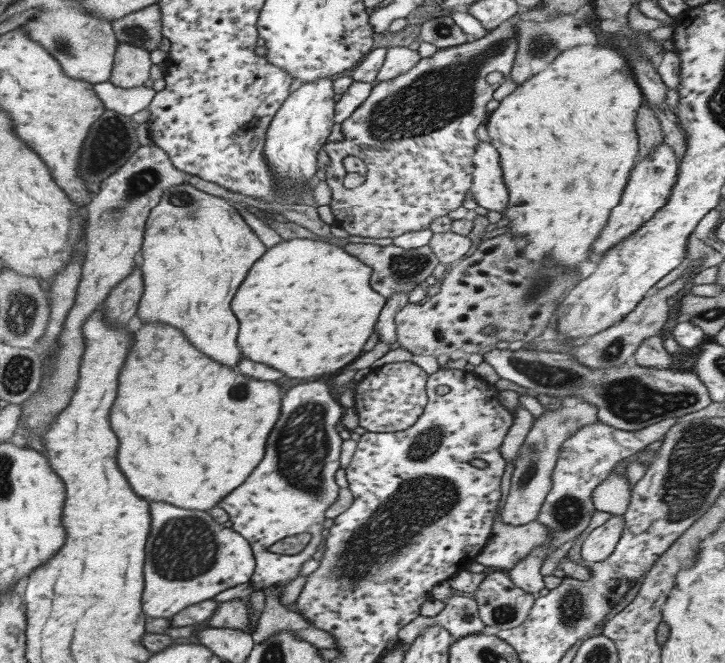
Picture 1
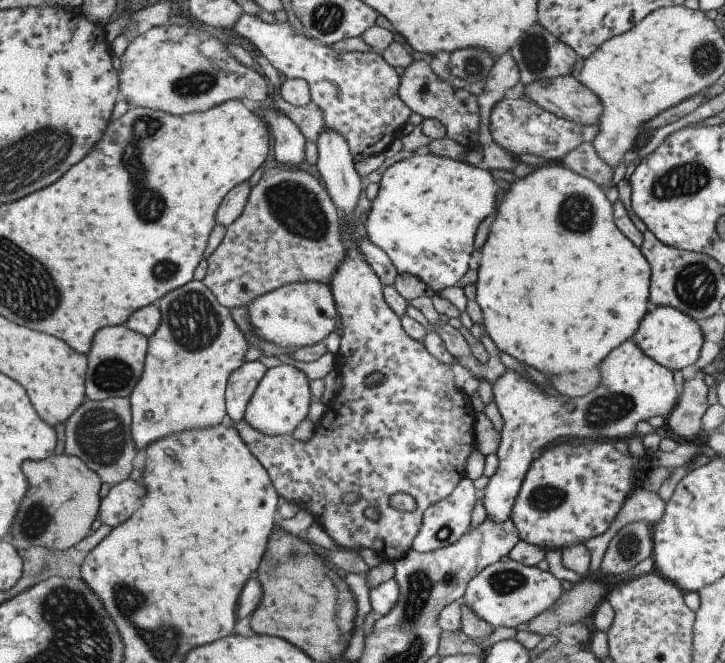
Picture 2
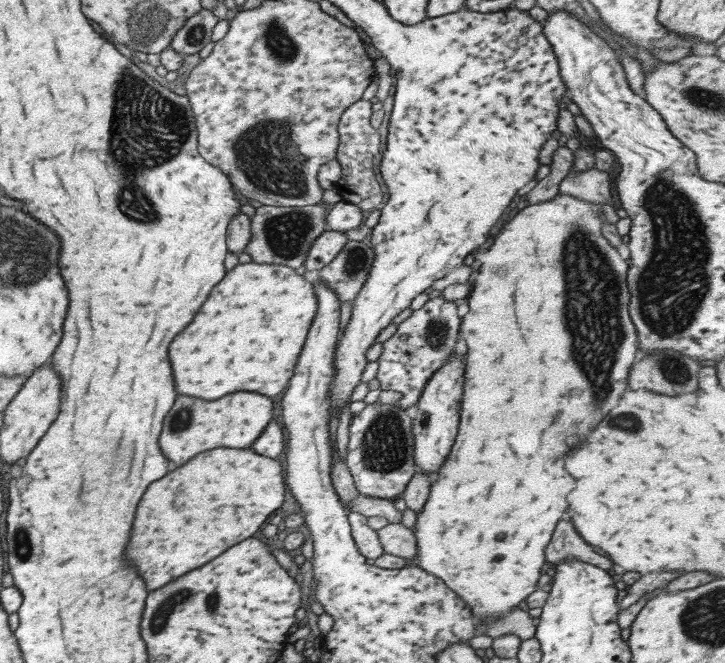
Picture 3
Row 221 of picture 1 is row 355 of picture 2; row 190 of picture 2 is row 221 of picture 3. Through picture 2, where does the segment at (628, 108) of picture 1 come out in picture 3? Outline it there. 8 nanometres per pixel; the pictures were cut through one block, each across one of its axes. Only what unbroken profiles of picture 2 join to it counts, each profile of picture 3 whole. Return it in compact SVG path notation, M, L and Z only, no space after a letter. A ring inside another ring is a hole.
M557 193L555 198L539 204L531 204L519 210L511 220L505 222L493 243L485 252L479 254L481 266L477 268L477 276L473 278L473 286L468 292L465 302L468 312L460 319L459 337L465 342L467 351L464 354L463 396L461 396L461 412L459 412L457 436L451 446L451 454L447 456L445 466L439 468L437 480L431 483L429 498L425 506L416 515L416 523L412 533L416 538L418 553L414 563L425 572L440 578L447 588L450 588L471 609L476 618L474 636L482 634L485 623L498 619L510 608L522 606L523 600L537 587L536 582L541 576L541 566L545 564L544 548L549 542L555 524L559 522L563 510L567 508L567 494L573 490L575 480L563 470L559 454L569 452L569 448L587 436L591 428L601 422L611 408L615 408L621 392L627 386L627 372L638 357L638 345L635 346L635 330L629 322L628 315L629 291L626 285L626 273L629 266L623 261L615 248L606 242L601 235L601 220L597 215L596 206L577 200L571 195ZM597 304L597 314L595 314ZM567 306L567 308L565 308ZM597 316L597 318L595 318ZM637 352L637 354L635 354ZM585 378L585 380L583 380ZM569 426L575 426L575 432L569 434ZM563 438L565 442L557 442ZM467 486L467 488L465 488ZM515 488L515 490L511 490ZM503 536L503 538L497 538Z

